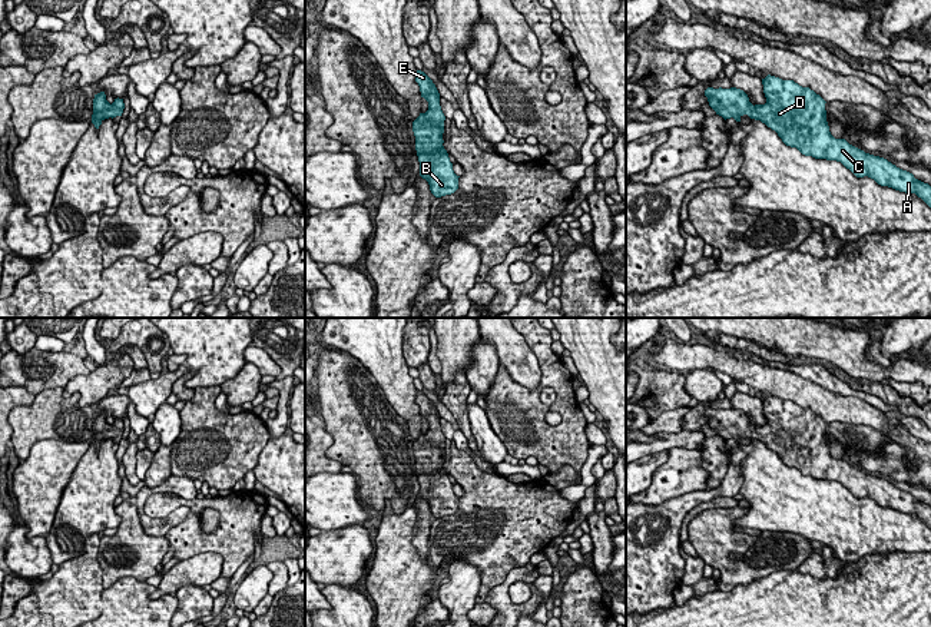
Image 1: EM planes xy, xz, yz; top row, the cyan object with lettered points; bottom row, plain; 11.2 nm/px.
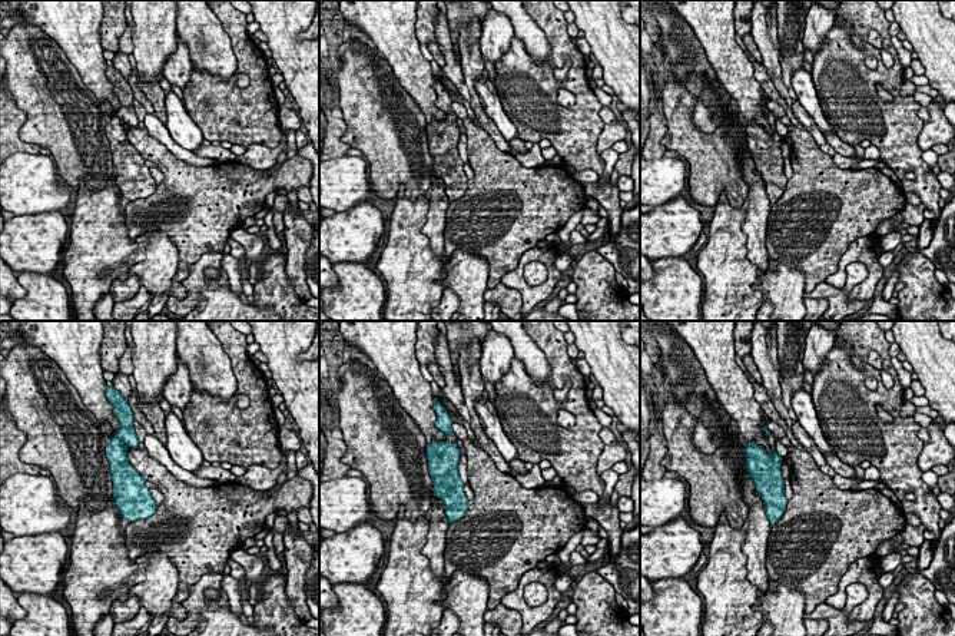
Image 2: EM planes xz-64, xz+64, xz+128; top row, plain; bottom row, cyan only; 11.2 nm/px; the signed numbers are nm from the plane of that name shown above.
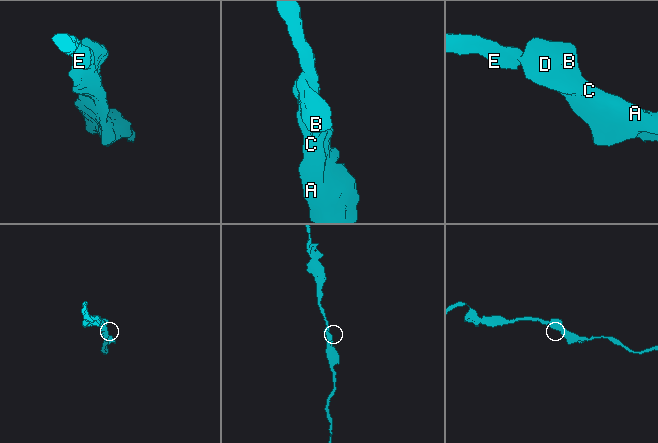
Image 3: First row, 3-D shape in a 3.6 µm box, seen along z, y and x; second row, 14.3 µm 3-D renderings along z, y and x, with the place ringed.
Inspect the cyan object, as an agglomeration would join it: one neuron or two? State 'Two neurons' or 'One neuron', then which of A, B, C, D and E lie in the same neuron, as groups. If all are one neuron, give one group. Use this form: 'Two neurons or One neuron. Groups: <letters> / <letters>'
One neuron. Groups: A B C D E

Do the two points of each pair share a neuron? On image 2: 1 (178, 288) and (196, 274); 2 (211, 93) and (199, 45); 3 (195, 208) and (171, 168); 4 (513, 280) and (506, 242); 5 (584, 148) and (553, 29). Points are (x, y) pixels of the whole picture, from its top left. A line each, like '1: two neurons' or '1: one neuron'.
1: two neurons
2: two neurons
3: one neuron
4: two neurons
5: one neuron

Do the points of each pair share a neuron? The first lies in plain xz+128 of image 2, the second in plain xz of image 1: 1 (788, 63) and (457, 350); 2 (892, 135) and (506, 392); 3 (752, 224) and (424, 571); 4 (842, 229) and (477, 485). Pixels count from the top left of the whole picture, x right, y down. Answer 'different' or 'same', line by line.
1: different
2: same
3: different
4: same

